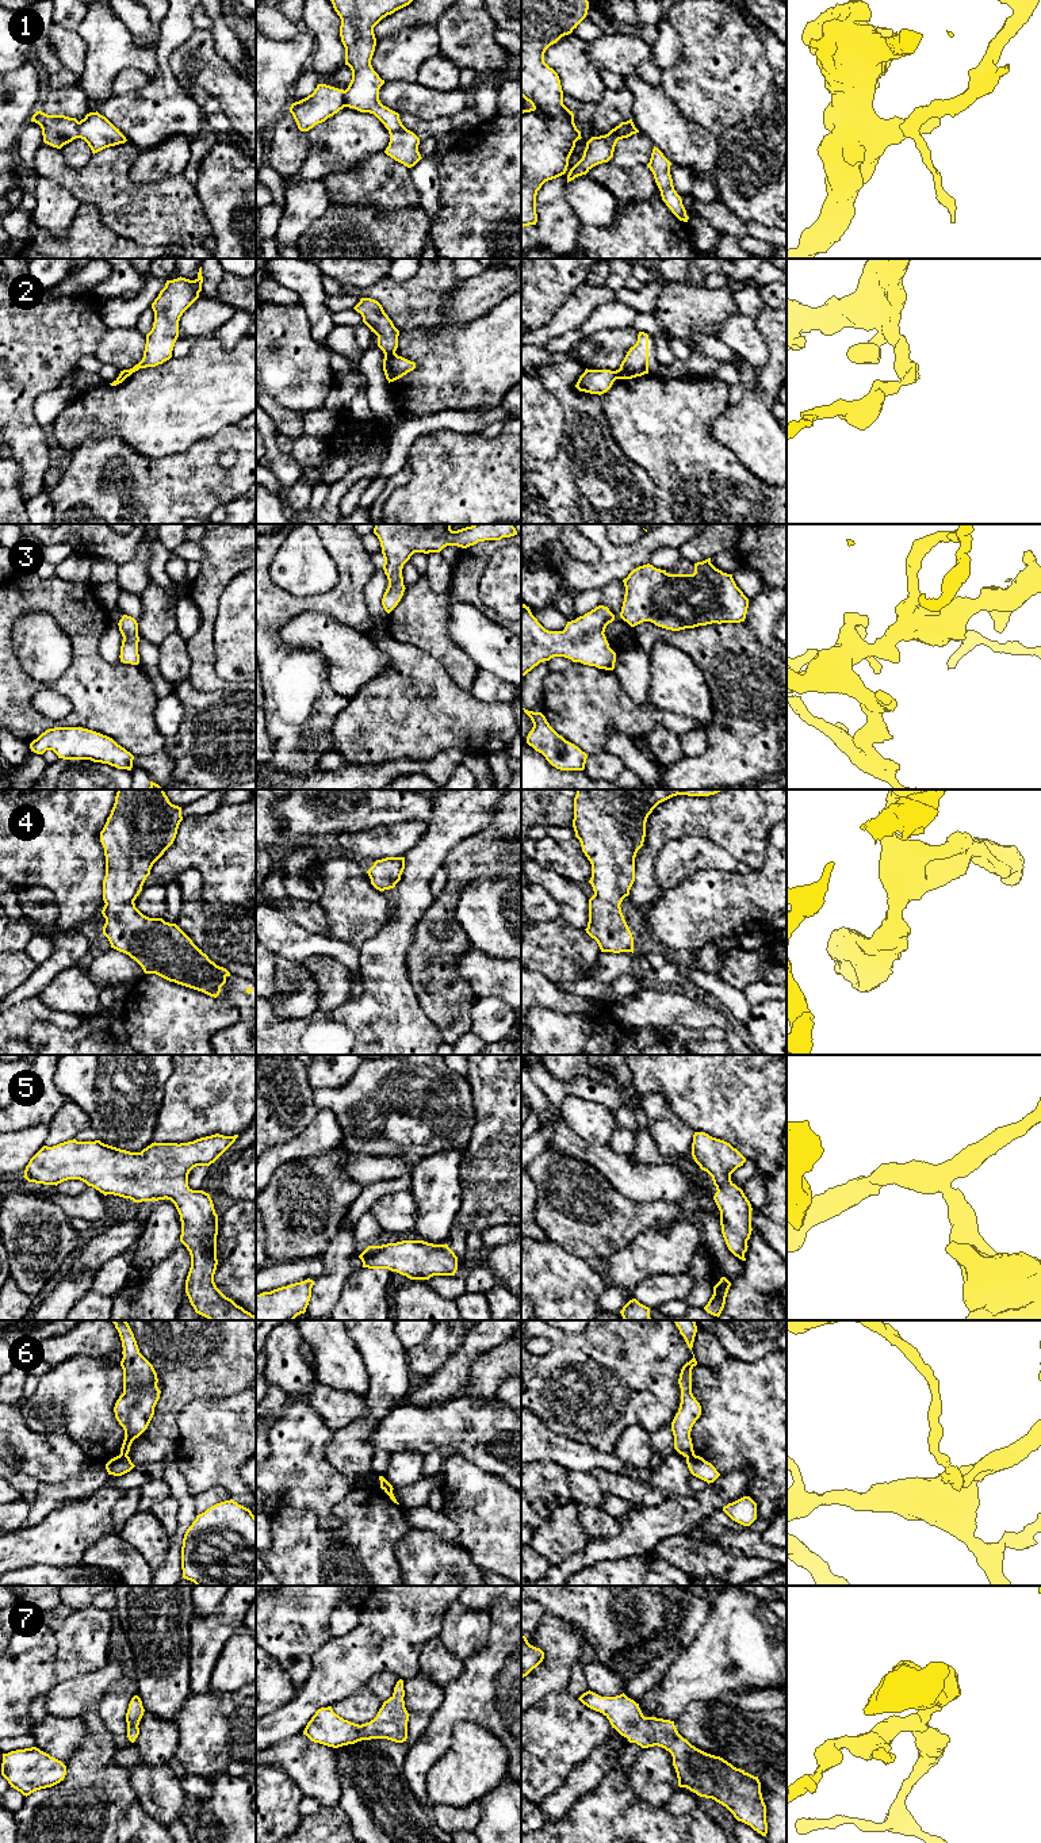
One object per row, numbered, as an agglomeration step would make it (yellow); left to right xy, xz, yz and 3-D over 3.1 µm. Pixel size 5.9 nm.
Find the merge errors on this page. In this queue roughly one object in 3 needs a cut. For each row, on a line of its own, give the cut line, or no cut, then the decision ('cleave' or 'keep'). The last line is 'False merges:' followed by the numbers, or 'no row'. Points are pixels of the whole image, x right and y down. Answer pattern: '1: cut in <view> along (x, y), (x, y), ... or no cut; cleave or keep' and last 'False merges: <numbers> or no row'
1: cut in xy along (80, 122), (77, 137); cleave
2: cut in xz along (394, 351), (385, 355); cleave
3: no cut; keep
4: no cut; keep
5: no cut; keep
6: cut in yz along (693, 1453), (687, 1457); cleave
7: no cut; keep
False merges: 1, 2, 6

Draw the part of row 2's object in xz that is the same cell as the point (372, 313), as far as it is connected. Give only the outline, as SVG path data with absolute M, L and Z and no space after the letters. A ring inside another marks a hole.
M361 298L353 309L361 314L363 322L378 336L378 347L383 353L394 353L398 348L399 330L384 313L382 305L375 299Z

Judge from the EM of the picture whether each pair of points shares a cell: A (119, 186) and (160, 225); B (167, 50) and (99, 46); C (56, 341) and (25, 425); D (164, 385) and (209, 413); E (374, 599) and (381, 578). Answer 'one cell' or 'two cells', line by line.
A: one cell
B: two cells
C: one cell
D: one cell
E: one cell

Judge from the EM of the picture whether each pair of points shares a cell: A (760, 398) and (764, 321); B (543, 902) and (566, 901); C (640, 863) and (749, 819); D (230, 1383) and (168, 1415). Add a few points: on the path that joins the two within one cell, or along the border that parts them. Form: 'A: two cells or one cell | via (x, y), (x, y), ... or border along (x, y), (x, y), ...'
A: one cell | via (770, 379), (772, 340)
B: two cells | border along (535, 883), (554, 899), (561, 914)
C: one cell | via (663, 834), (678, 819), (720, 819)
D: one cell | via (214, 1383), (195, 1383), (179, 1399)

